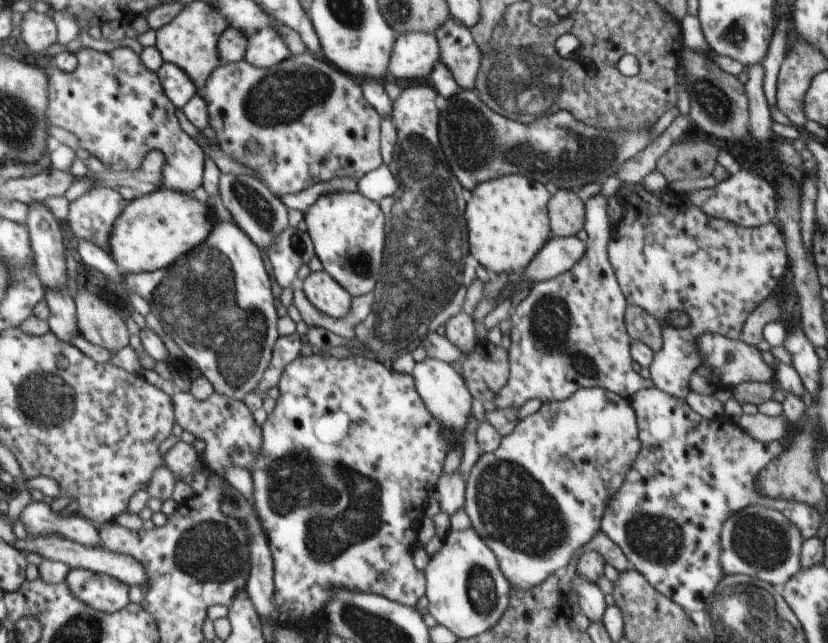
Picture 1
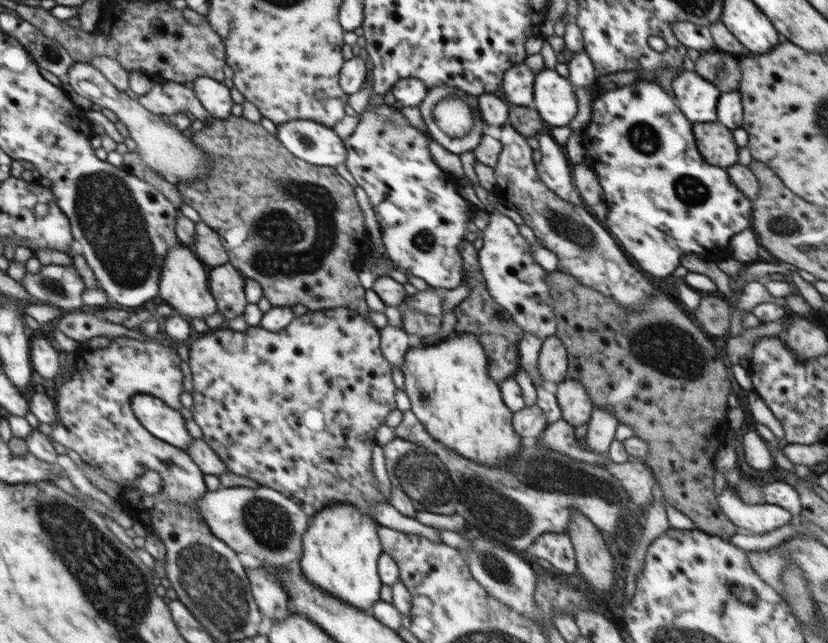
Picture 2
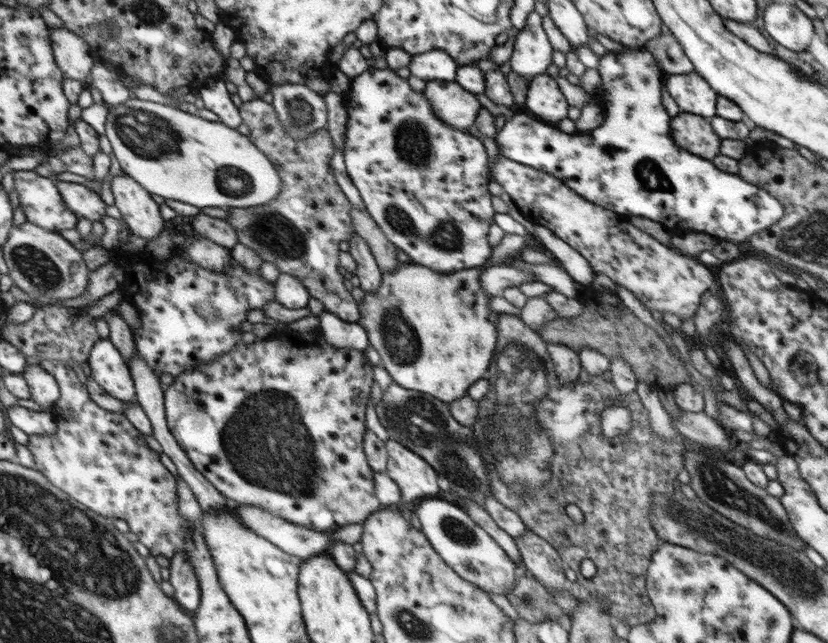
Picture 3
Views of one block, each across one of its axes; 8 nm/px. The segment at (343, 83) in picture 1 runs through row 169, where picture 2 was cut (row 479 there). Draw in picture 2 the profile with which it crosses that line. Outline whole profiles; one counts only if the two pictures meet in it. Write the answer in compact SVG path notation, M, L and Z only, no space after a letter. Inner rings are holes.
M338 307L309 310L305 315L295 316L289 326L280 331L268 331L259 324L256 327L248 326L244 332L222 326L200 335L195 334L191 339L186 358L189 360L189 372L192 374L192 388L194 388L191 393L194 405L190 407L192 418L202 430L202 440L218 454L218 458L228 466L230 472L238 476L246 476L262 486L281 492L286 498L298 504L310 518L320 512L324 506L336 502L352 504L360 508L366 516L372 517L370 506L374 506L376 502L385 502L382 491L378 489L376 477L370 473L370 466L372 466L373 448L377 445L374 434L379 426L385 424L386 416L396 409L394 395L397 388L392 381L391 364L381 352L379 329L372 322L364 319L355 310Z

